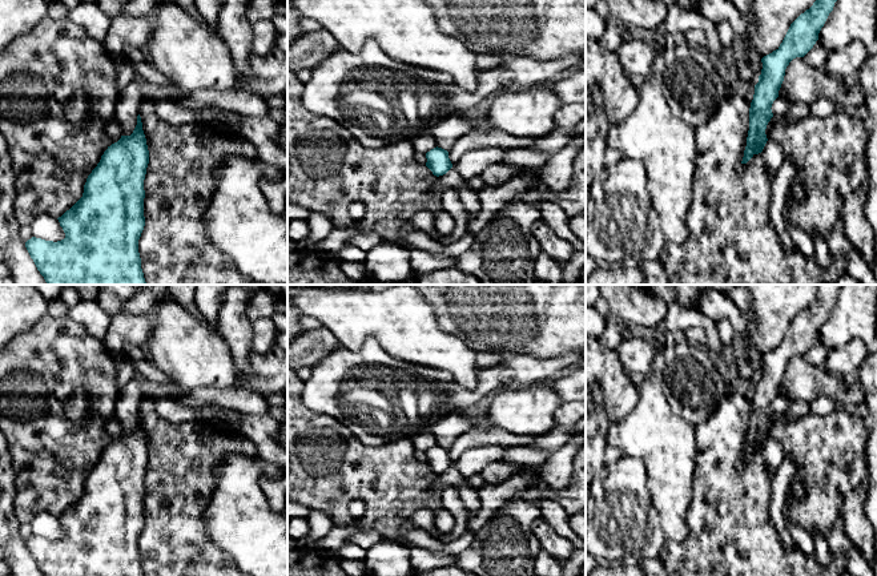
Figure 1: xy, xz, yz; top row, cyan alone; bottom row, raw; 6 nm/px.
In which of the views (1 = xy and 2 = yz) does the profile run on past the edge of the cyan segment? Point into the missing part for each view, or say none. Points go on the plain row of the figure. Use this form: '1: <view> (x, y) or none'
1: none
2: none

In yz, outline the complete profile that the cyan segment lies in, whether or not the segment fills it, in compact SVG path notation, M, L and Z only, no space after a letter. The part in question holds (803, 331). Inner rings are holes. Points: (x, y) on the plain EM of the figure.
M816 285L817 298L789 325L783 341L761 357L763 367L749 406L749 428L741 462L763 450L768 436L765 427L771 416L772 402L779 395L785 367L796 355L804 355L818 338L829 311L833 309L841 285Z

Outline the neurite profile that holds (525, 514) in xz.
M507 500L488 524L475 532L472 543L456 555L458 567L478 576L538 576L535 559L542 548L531 528L540 515L542 511L536 504Z

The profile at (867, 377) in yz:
M877 351L862 360L857 379L864 388L868 414L864 418L869 432L866 440L866 500L865 515L870 520L877 555Z

